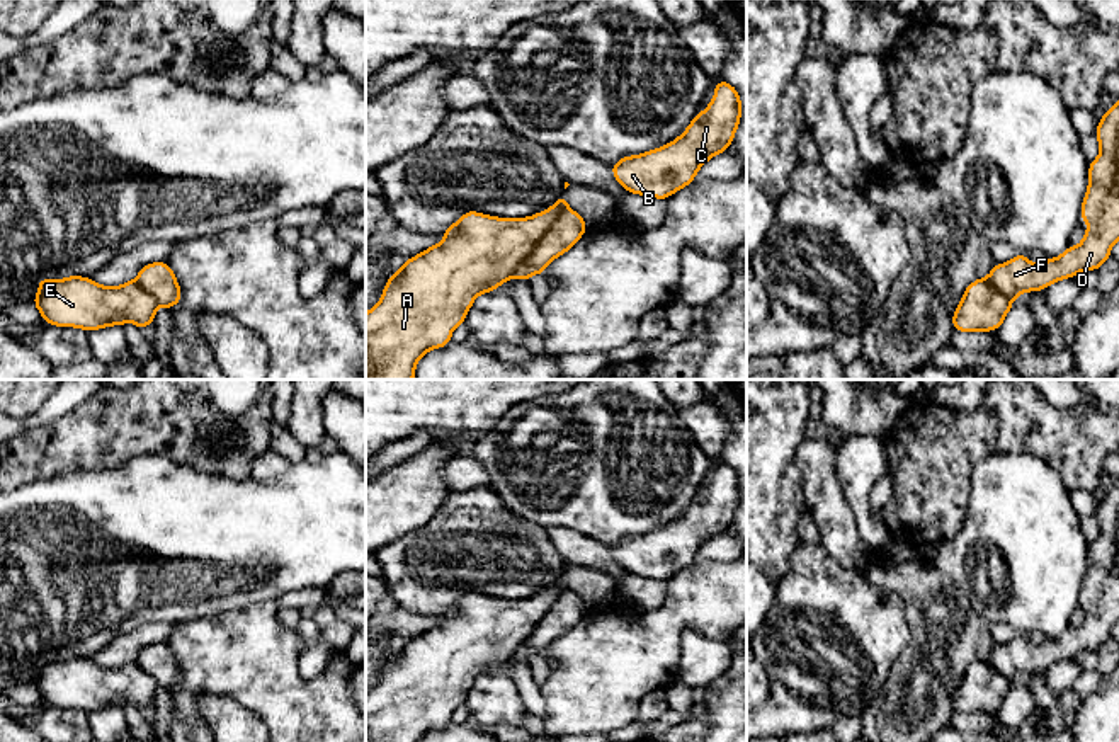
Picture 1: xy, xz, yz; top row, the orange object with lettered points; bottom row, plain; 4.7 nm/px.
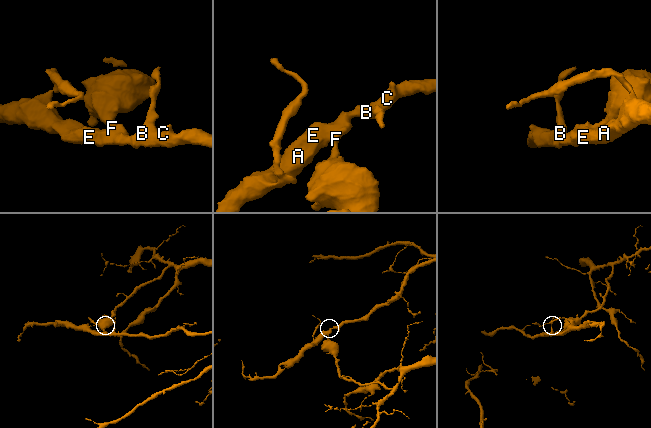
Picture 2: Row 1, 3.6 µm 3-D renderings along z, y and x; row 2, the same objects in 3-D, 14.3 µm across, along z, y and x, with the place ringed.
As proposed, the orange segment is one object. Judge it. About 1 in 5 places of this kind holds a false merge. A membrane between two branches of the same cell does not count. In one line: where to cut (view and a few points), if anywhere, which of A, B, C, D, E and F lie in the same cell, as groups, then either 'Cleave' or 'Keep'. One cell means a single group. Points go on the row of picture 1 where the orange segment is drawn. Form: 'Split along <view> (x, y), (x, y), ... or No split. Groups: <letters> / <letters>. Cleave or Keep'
Split along xz (568, 208), (555, 220), (534, 251), (512, 274). Groups: A B C E / D F. Cleave

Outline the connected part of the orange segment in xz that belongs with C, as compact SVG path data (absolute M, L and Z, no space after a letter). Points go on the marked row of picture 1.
M718 80L714 99L677 140L641 155L622 157L611 167L614 179L628 192L667 199L689 186L709 158L726 151L740 116L741 100L736 88Z

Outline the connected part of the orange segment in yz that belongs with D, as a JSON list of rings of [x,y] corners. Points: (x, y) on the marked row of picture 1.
[[[1119,99],[1100,117],[1095,136],[1100,155],[1088,165],[1088,189],[1080,211],[1088,230],[1082,243],[1041,264],[1032,264],[1024,254],[995,264],[986,279],[1008,300],[1042,291],[1080,271],[1097,271],[1110,257],[1110,248],[1119,240]]]

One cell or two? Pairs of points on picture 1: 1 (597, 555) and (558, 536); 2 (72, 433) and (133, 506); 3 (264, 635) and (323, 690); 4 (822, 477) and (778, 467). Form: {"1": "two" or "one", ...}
{"1": "one", "2": "two", "3": "one", "4": "two"}

